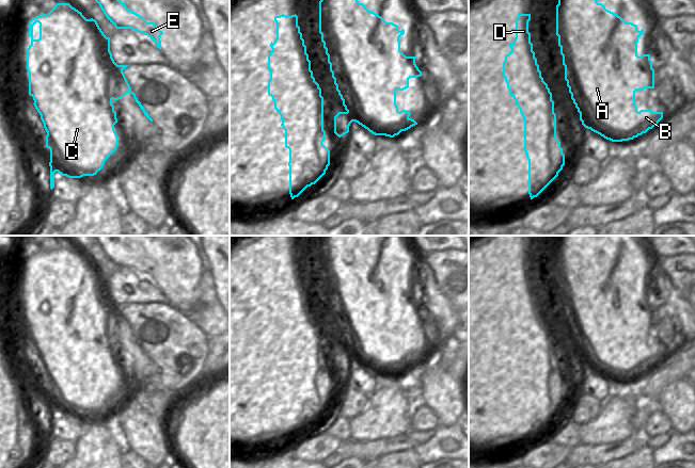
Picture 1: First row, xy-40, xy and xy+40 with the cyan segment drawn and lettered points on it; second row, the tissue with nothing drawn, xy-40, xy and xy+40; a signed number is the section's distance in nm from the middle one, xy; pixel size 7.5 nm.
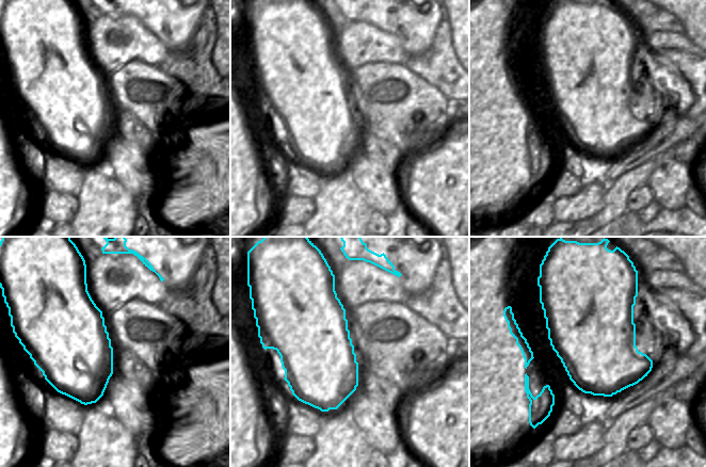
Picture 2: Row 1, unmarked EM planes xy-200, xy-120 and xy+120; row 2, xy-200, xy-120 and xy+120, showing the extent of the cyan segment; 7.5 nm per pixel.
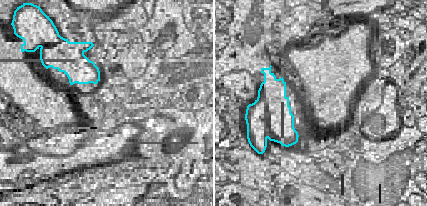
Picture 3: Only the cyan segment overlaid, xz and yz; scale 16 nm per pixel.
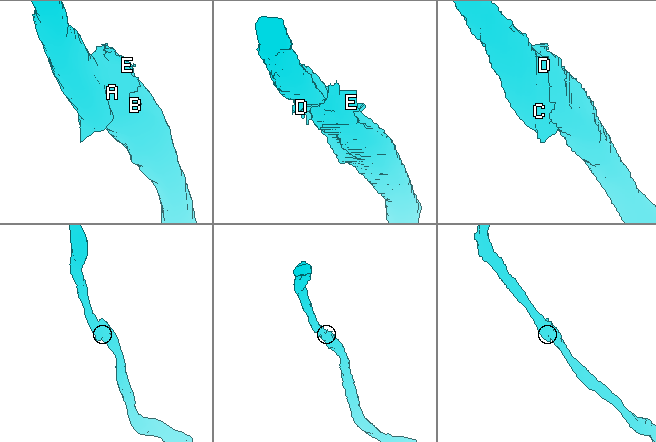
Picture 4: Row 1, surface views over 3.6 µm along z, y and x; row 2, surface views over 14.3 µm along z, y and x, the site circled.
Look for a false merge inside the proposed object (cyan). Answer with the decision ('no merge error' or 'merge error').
no merge error

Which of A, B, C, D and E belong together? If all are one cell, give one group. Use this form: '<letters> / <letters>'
A B C D E

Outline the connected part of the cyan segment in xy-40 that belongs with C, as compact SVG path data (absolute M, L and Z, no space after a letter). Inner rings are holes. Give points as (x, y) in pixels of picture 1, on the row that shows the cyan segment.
M57 3L47 15L41 13L40 16L29 21L28 36L31 37L31 45L27 49L29 95L33 97L33 104L40 113L47 132L46 147L50 149L50 189L52 190L56 172L68 178L94 176L115 151L119 136L114 130L117 118L112 104L113 100L122 99L130 92L144 115L151 122L153 119L131 91L123 72L128 65L117 65L114 62L110 51L110 37L104 34L95 19L86 19L69 3ZM36 22L40 23L38 39L33 38L33 26Z

